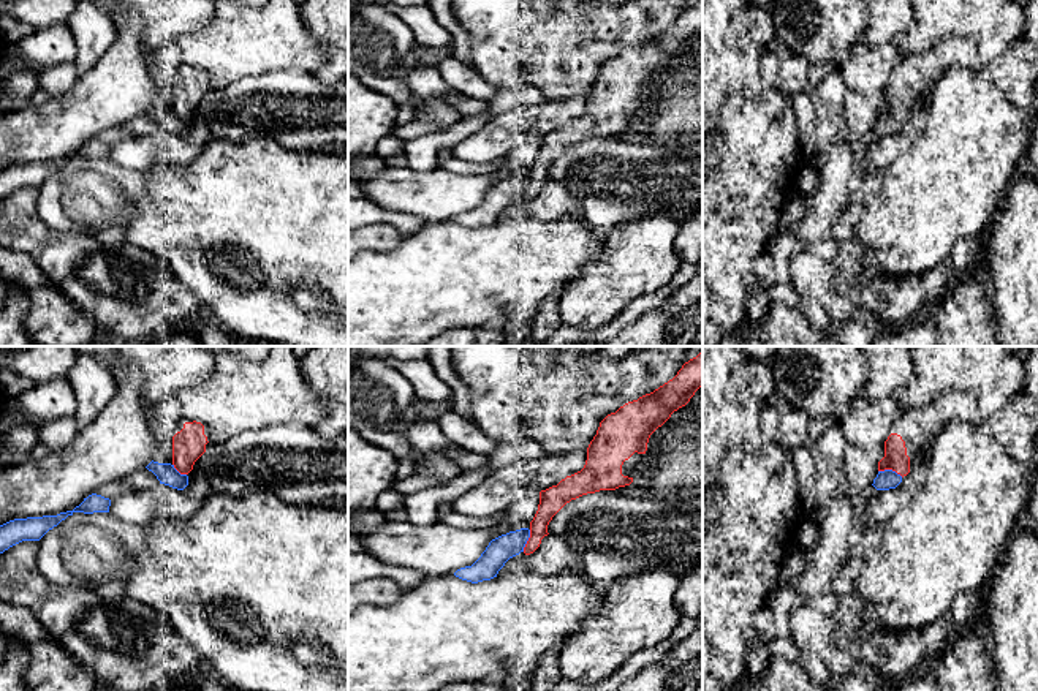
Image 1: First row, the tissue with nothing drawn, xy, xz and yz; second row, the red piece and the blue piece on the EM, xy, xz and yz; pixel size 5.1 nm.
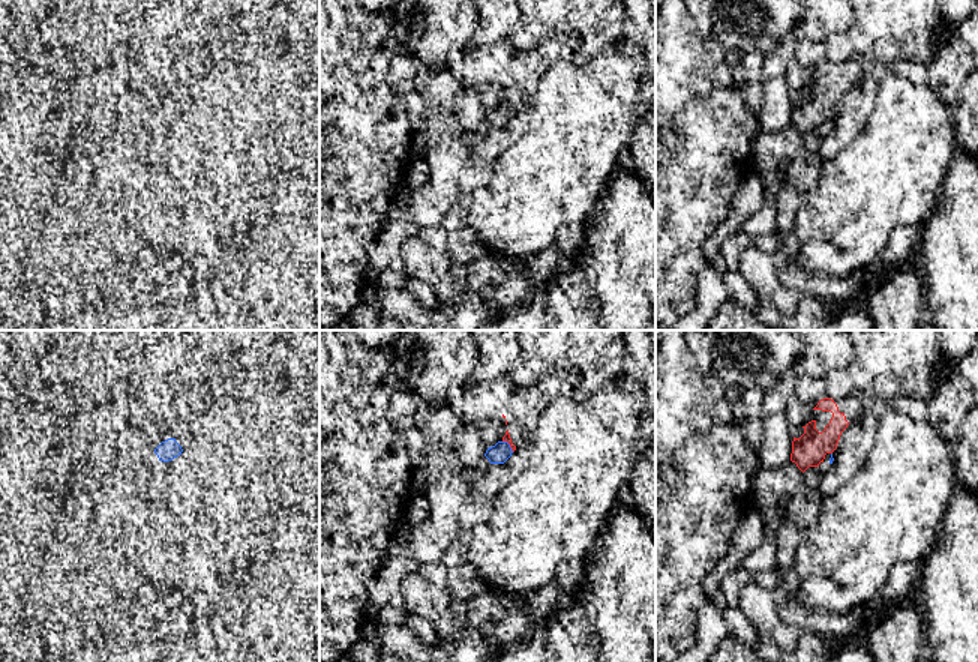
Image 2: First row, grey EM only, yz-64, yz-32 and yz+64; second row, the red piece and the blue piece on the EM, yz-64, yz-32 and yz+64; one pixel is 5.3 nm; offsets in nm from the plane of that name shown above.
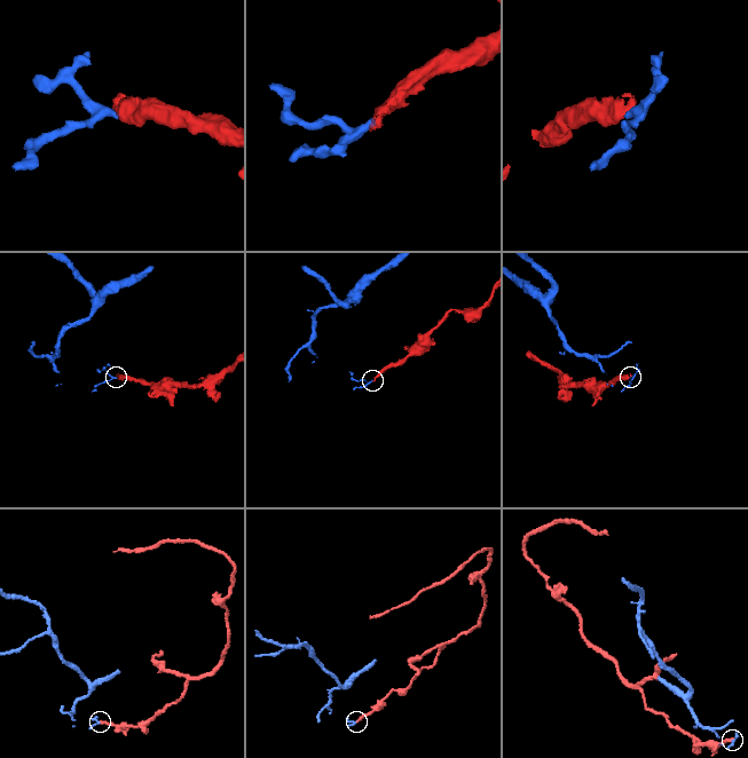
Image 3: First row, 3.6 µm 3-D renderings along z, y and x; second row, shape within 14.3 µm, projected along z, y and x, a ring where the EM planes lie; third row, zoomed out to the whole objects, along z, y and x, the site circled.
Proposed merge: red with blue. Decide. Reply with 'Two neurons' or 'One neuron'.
Two neurons

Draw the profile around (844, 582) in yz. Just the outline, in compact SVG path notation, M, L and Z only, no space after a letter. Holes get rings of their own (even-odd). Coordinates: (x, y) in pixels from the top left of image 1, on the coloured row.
M850 555L847 563L840 568L837 576L834 577L834 580L831 583L831 593L835 598L853 593L854 591L854 582L858 579L861 568L862 568L862 558Z

